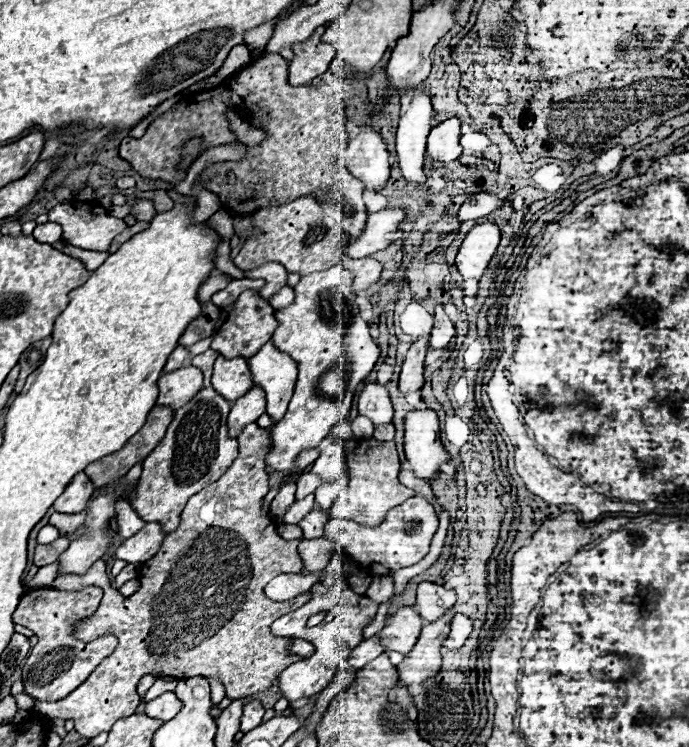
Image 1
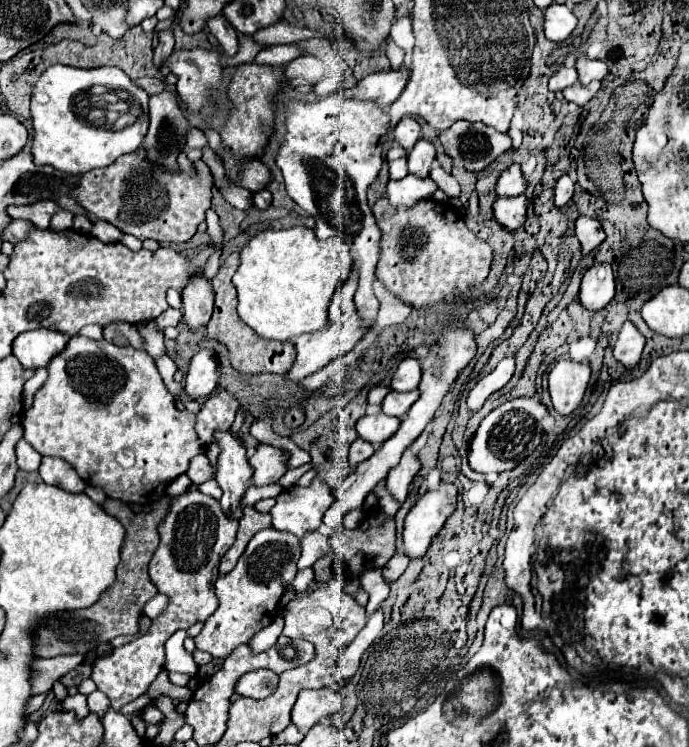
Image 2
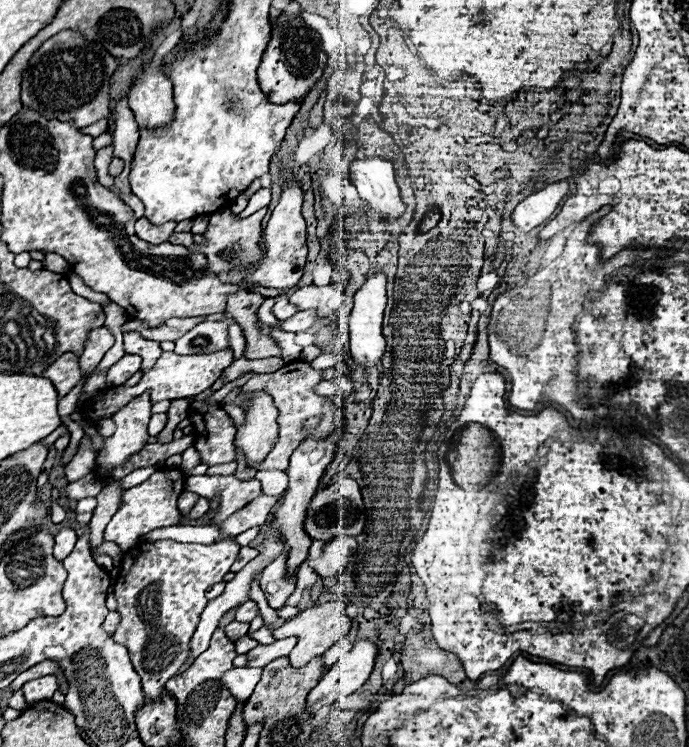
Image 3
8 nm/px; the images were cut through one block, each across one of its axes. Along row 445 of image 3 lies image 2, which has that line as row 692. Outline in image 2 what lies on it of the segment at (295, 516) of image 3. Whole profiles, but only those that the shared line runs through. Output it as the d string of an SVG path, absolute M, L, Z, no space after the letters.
M302 690L292 708L292 722L302 730L310 730L322 716L330 716L340 710L340 694L322 690Z

